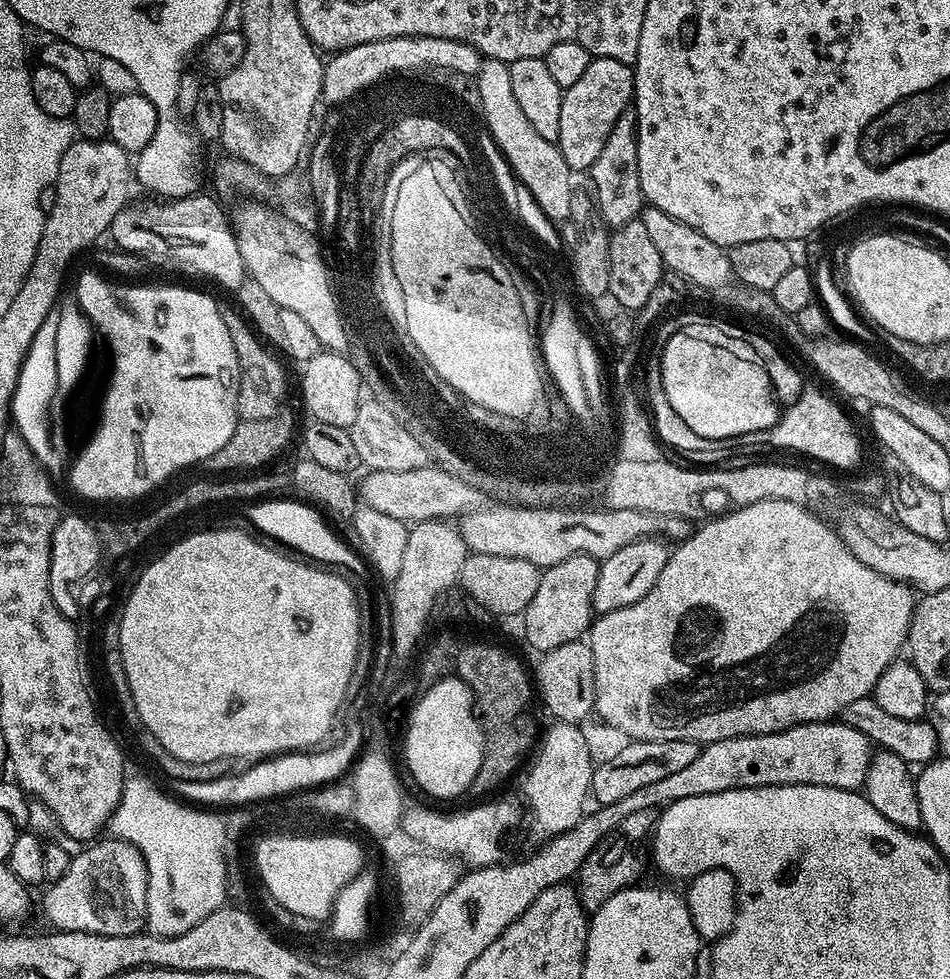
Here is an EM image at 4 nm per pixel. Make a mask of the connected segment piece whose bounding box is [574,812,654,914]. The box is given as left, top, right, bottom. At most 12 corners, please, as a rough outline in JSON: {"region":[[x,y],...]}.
{"region":[[652,812],[630,814],[590,850],[574,880],[585,912],[639,881],[636,844],[649,839]]}

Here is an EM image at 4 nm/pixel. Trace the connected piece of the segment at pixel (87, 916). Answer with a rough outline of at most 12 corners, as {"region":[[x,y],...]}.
{"region":[[97,839],[51,881],[58,932],[133,936],[148,871],[133,844]]}

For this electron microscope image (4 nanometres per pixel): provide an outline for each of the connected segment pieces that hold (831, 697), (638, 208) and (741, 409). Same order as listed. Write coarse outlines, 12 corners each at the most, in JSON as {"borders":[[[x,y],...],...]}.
{"borders":[[[794,502],[597,615],[595,715],[703,746],[875,693],[918,600]],[[635,111],[592,163],[590,195],[609,229],[644,211]],[[676,332],[659,353],[674,414],[702,438],[767,432],[764,376]]]}

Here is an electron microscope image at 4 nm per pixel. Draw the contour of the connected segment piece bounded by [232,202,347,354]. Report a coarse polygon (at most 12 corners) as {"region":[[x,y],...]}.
{"region":[[260,202],[232,216],[247,275],[345,354],[309,229]]}

